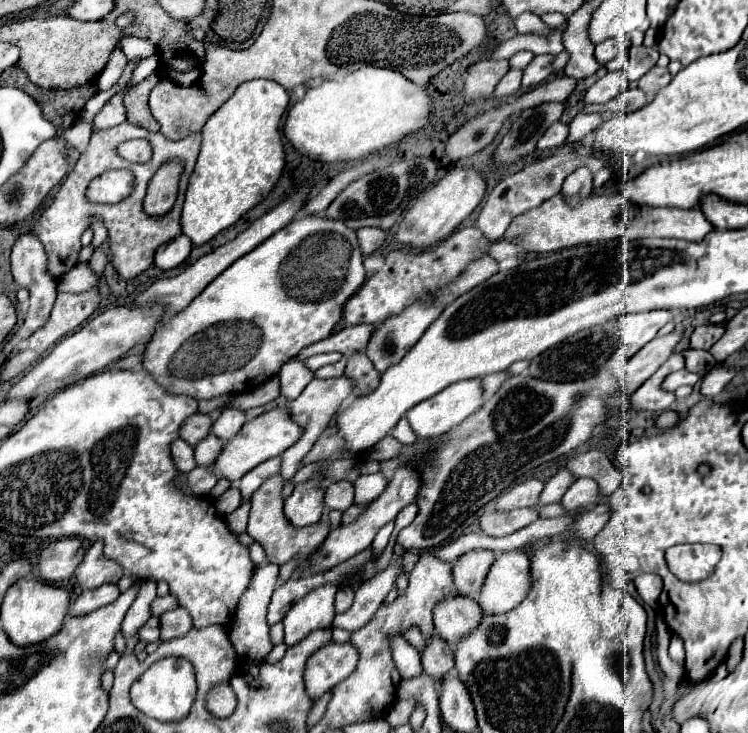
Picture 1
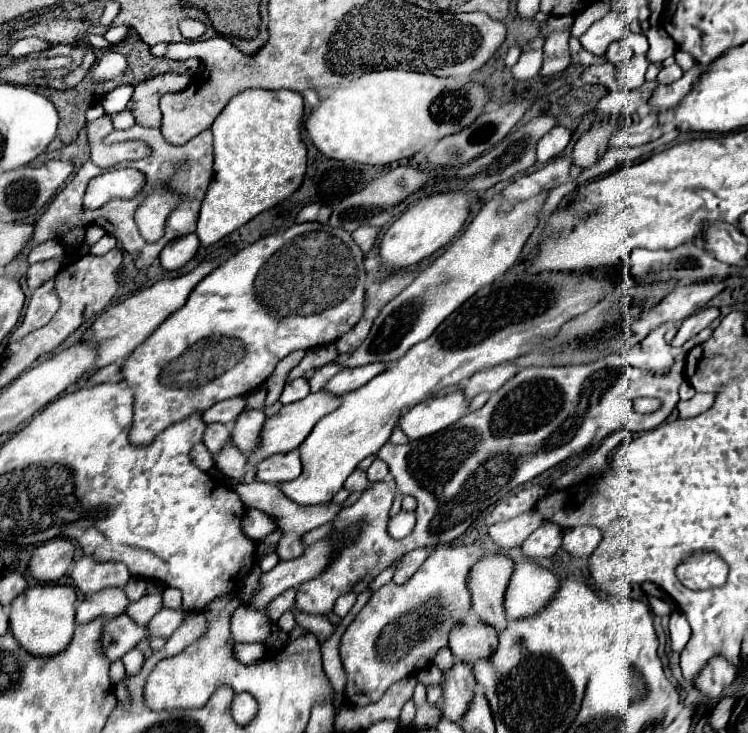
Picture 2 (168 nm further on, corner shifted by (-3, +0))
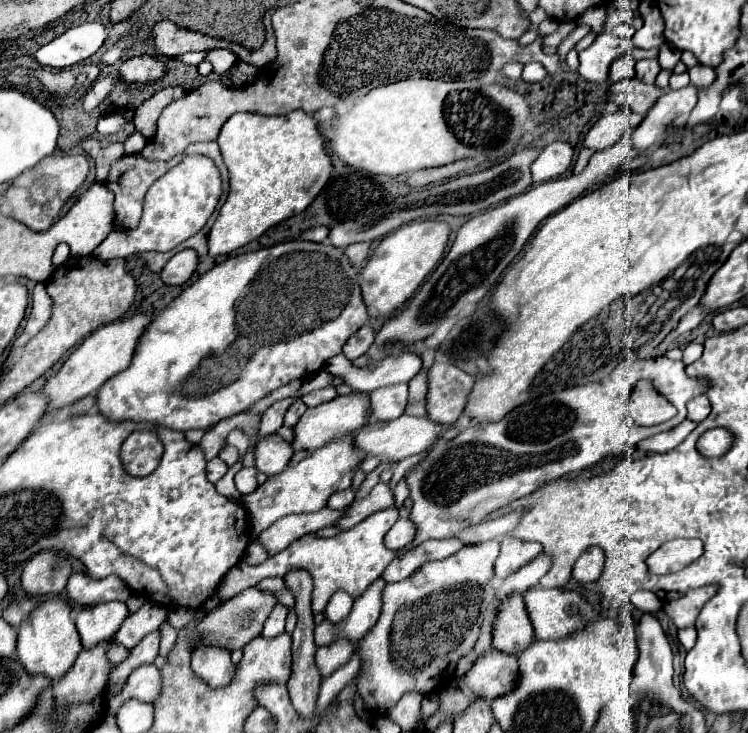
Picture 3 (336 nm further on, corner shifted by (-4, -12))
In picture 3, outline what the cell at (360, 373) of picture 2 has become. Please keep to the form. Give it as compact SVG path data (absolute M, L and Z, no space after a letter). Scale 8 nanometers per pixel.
M402 352L398 356L388 356L386 360L378 360L366 368L354 368L344 354L338 354L328 360L326 370L330 374L338 374L352 390L374 392L376 388L410 382L422 368L420 354Z

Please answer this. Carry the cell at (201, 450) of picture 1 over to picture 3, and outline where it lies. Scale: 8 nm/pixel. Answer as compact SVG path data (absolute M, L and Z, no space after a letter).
M242 468L242 470L236 474L234 480L236 480L236 488L240 490L240 494L252 494L252 492L258 488L256 474L258 474L256 468Z

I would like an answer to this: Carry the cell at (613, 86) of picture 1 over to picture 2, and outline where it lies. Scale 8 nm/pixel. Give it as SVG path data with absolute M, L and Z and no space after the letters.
M645 54L641 56L631 56L623 64L617 66L617 86L619 90L635 90L641 88L645 82L645 70L647 70L647 58Z

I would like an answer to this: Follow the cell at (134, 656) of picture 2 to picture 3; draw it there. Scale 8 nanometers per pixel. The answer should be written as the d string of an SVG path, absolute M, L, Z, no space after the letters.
M146 664L142 668L136 668L126 686L122 688L120 694L104 694L106 698L106 712L108 714L116 714L116 710L128 702L130 698L142 700L142 702L154 702L160 696L160 688L162 688L162 676L160 670L154 664Z

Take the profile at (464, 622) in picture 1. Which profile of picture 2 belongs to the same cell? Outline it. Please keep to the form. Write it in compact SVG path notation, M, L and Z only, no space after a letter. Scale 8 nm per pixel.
M465 620L449 632L449 648L455 660L473 664L473 660L489 656L489 652L493 652L493 646L497 646L497 632L485 622Z

